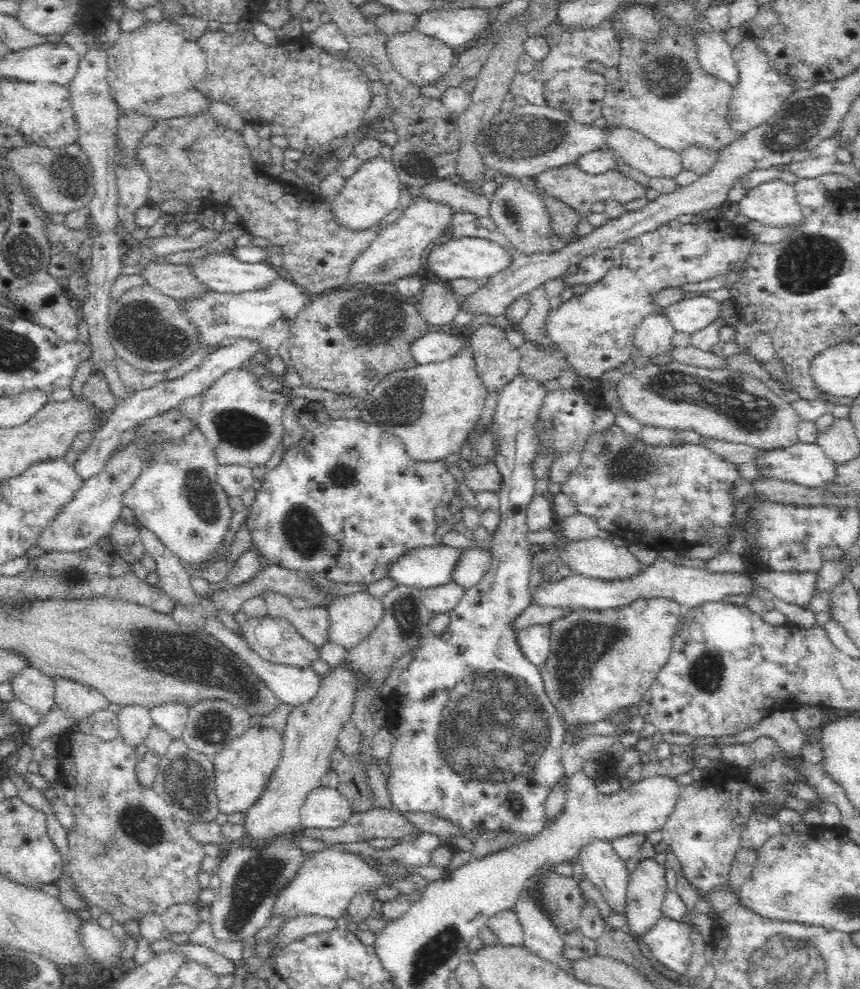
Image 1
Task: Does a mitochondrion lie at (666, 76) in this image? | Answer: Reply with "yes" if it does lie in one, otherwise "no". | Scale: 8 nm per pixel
yes

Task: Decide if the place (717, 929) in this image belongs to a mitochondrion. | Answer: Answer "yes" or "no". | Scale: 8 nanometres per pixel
no

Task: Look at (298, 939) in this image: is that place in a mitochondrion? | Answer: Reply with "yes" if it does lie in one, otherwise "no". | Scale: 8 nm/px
no

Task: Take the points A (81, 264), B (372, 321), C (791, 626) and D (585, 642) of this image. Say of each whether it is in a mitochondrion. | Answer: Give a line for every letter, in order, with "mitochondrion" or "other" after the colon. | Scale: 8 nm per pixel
A: other
B: mitochondrion
C: other
D: mitochondrion

